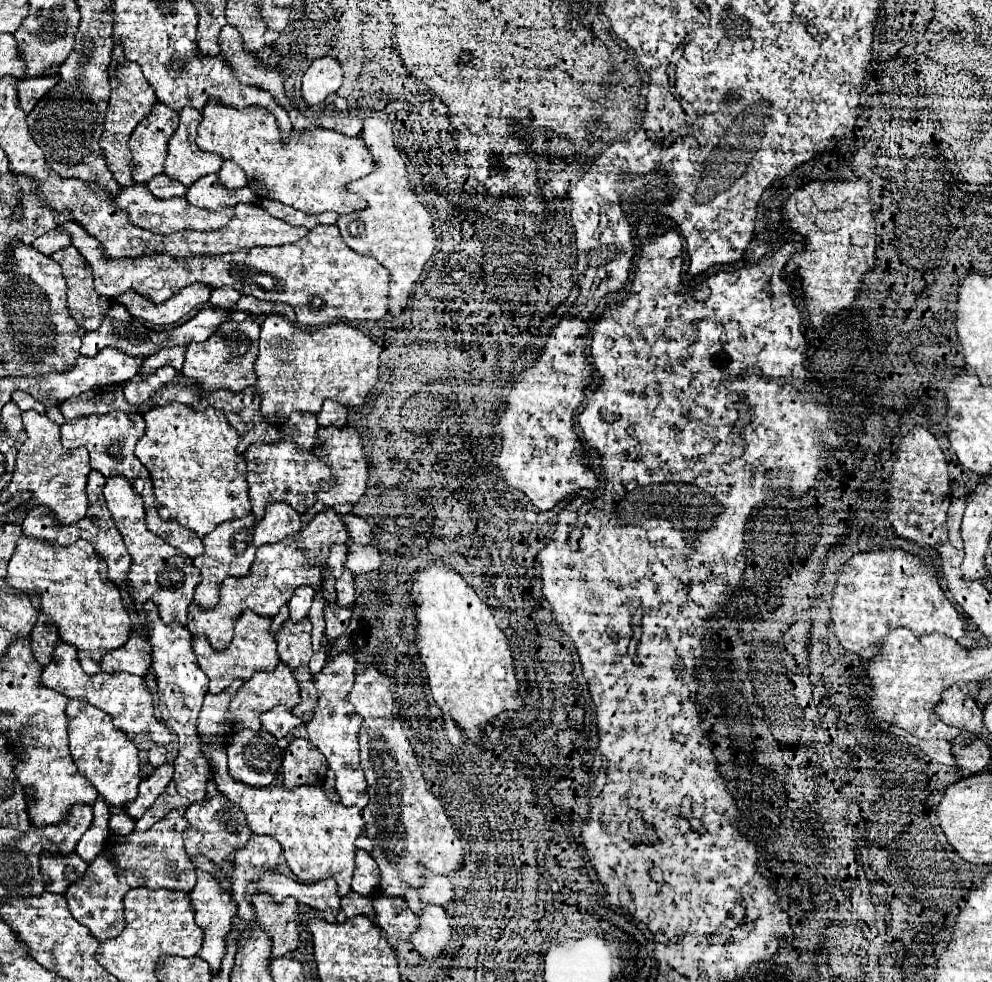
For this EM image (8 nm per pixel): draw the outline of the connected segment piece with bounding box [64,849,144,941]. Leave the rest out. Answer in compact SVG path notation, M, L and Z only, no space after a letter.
M104 849L102 853L98 853L98 857L88 865L86 873L68 887L68 891L64 893L66 901L68 901L68 909L74 915L74 919L78 923L82 923L84 927L88 927L90 935L98 941L102 939L112 939L116 937L124 927L124 895L134 889L134 887L142 887L144 885L144 877L138 871L128 871L128 869L118 869L118 865L114 863L114 857L110 855L108 849Z

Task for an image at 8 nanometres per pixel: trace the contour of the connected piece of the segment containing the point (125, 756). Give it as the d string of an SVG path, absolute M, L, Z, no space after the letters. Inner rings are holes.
M70 699L68 703L68 739L70 753L78 767L78 771L96 787L96 791L112 805L124 807L134 795L138 795L140 769L138 769L138 749L128 739L126 733L118 731L110 715L100 711L98 707L86 703L86 699ZM72 705L82 705L78 715L72 715Z

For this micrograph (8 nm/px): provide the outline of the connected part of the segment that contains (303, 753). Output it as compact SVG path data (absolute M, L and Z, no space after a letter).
M294 739L286 749L282 761L286 789L294 789L300 785L322 785L326 771L326 759L312 741Z

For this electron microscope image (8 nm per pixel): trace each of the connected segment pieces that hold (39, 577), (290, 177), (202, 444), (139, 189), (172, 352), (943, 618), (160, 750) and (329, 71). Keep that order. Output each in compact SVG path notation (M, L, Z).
M22 535L8 563L8 583L18 593L40 593L40 611L54 621L60 631L60 639L76 647L78 661L88 675L100 673L102 657L128 641L132 623L124 609L120 589L108 579L106 561L94 551L92 543L84 539L64 547Z
M210 99L204 105L202 113L204 113L204 117L198 127L198 137L196 137L198 147L202 151L210 151L210 153L220 155L222 159L238 163L244 169L244 173L248 175L248 181L250 181L256 197L280 201L280 203L290 205L290 207L304 211L308 215L316 215L322 211L352 213L352 211L360 211L366 207L366 201L362 197L356 197L354 193L348 191L348 185L352 181L372 173L376 167L374 157L366 151L366 143L364 143L362 135L346 137L346 135L330 131L330 129L306 129L302 133L292 131L292 137L288 139L288 143L282 143L278 121L264 107L252 105L246 109L234 109L230 105L222 105L216 99Z
M182 403L156 407L144 415L146 433L136 443L136 457L154 481L156 509L162 519L176 519L200 539L220 523L244 517L250 511L246 463L236 453L238 431L214 407L196 411Z
M130 185L124 187L120 191L120 195L114 199L118 203L118 207L122 207L128 215L130 221L142 229L148 229L152 233L160 233L160 235L168 235L168 233L176 233L176 231L184 231L184 229L196 229L196 231L214 231L224 227L232 217L234 217L234 209L232 207L222 207L222 209L200 209L194 207L192 203L188 203L182 197L172 197L172 199L156 199L146 185Z
M182 345L172 347L172 349L162 349L162 351L144 359L142 371L138 375L150 375L162 365L172 365L176 371L180 371L182 363L184 363L184 355L186 355L186 347L182 347Z
M878 549L878 551L862 551L862 555L854 555L854 559L848 559L842 565L838 585L834 587L834 597L830 601L832 609L832 621L834 621L834 633L842 647L848 651L860 653L864 659L876 655L876 643L884 639L892 629L896 627L908 627L916 635L930 635L930 633L942 633L952 639L964 637L962 631L962 619L952 607L952 603L946 599L944 591L938 585L938 577L932 563L926 563L930 559L910 555L902 549Z
M154 745L150 751L148 751L148 761L152 767L160 767L166 763L166 747L162 745Z
M334 57L316 59L304 73L302 97L308 105L322 103L342 85L342 67Z

